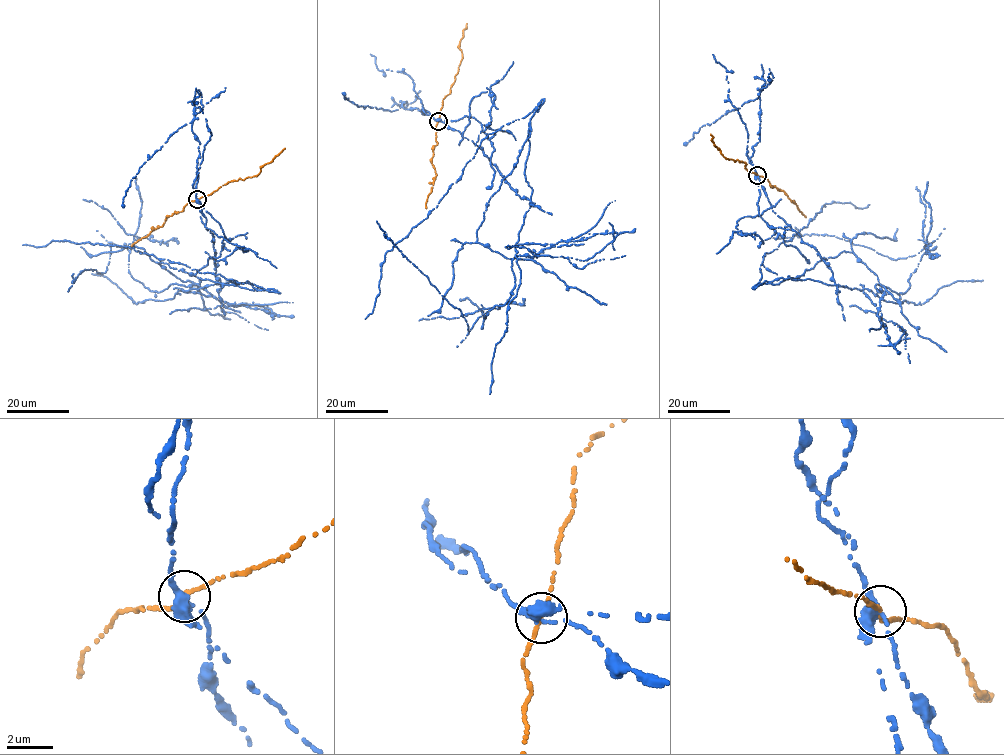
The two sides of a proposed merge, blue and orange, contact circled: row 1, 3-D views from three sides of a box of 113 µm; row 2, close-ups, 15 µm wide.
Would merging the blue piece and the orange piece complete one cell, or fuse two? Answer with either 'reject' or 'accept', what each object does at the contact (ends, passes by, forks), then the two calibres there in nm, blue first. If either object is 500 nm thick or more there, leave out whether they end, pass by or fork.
reject | blue forks | orange passes by | 360/160 nm

